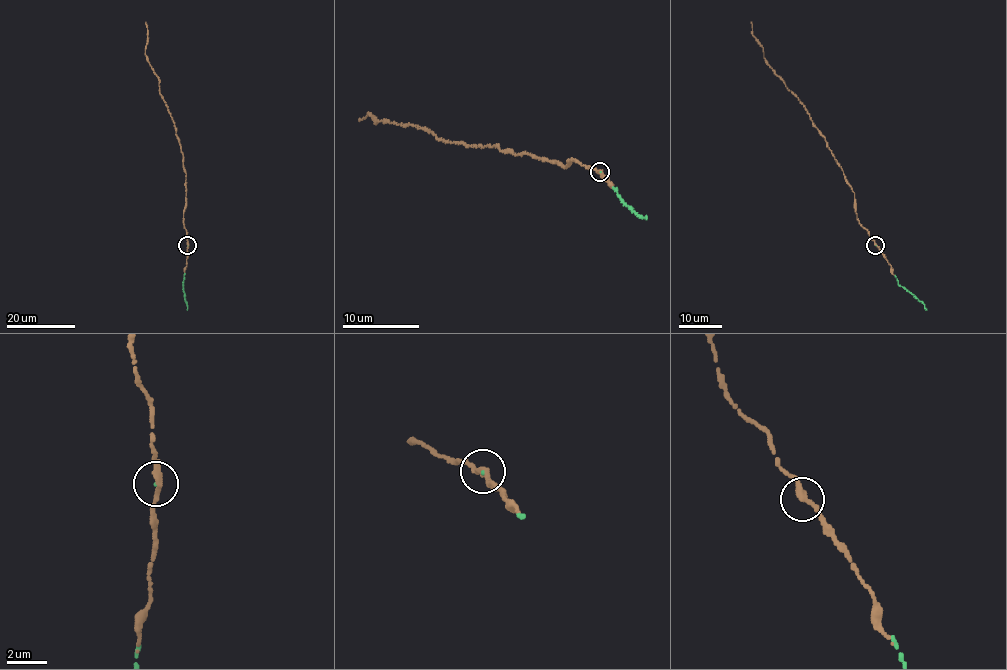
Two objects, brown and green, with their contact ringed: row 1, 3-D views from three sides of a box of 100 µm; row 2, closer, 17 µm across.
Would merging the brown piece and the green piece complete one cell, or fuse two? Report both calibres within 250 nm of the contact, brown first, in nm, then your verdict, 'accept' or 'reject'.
300/70 nm | accept

